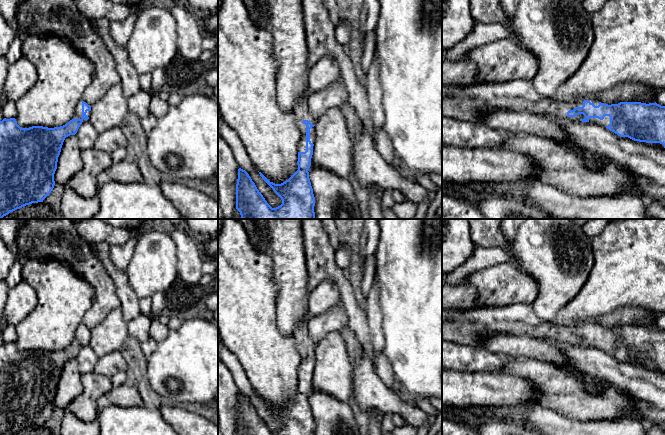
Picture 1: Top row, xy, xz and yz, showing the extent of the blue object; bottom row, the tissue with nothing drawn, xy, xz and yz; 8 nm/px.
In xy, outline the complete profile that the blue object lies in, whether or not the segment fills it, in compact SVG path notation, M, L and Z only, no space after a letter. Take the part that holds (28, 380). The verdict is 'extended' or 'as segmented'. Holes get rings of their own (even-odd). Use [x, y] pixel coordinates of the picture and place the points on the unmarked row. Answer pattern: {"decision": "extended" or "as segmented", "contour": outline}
{"decision": "extended", "contour": "M80 325L73 343L60 351L21 352L15 342L0 345L0 435L15 435L43 426L54 412L54 398L65 362L75 359L90 339L91 330Z"}

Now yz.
{"decision": "extended", "contour": "M524 304L472 309L453 314L447 314L442 310L442 341L480 346L485 338L492 337L495 334L532 334L543 338L555 337L560 342L570 342L602 349L620 361L628 361L639 366L660 367L665 372L665 330L661 330L656 326L649 328L620 326L608 329L597 325L579 324L568 327L540 319L536 315L533 305Z"}

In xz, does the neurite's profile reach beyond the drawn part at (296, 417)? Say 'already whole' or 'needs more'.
needs more

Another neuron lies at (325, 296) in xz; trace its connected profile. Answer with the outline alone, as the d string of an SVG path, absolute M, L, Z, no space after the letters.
M329 278L310 291L308 313L311 317L319 316L341 303L338 286Z

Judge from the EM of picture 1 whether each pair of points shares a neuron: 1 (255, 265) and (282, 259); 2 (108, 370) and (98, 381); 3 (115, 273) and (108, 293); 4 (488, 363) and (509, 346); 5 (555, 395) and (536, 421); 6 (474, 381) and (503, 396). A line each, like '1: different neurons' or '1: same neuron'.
1: different neurons
2: different neurons
3: different neurons
4: different neurons
5: different neurons
6: same neuron

